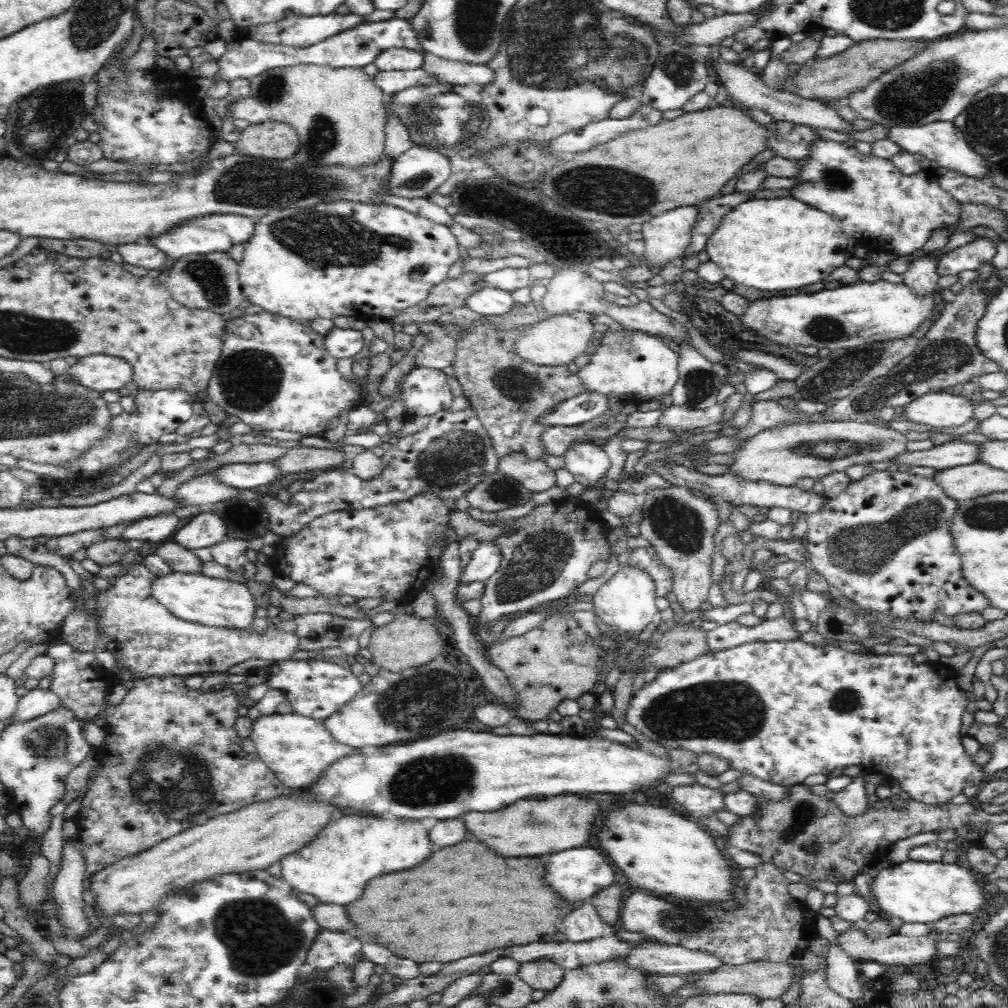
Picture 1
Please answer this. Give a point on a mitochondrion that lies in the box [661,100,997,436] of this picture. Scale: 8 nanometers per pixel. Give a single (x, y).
(949, 355)

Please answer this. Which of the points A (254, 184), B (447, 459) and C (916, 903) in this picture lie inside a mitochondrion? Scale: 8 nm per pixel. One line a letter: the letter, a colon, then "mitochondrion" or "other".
A: mitochondrion
B: mitochondrion
C: other

